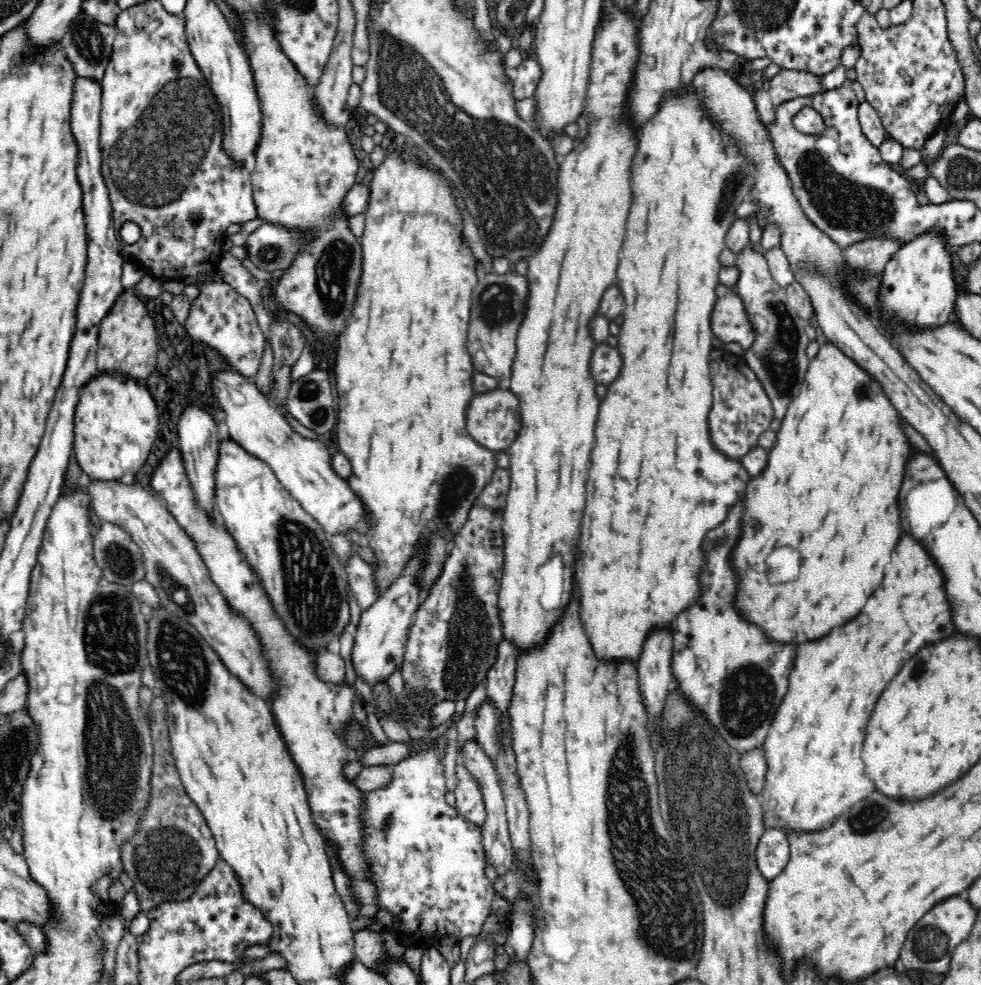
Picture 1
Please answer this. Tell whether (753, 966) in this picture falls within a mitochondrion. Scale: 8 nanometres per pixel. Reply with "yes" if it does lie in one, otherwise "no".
no

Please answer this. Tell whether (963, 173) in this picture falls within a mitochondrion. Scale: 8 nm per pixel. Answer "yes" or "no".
yes

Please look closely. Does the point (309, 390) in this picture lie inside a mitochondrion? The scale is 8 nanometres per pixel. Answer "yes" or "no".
yes

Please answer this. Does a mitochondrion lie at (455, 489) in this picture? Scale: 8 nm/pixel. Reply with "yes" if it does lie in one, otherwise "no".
yes

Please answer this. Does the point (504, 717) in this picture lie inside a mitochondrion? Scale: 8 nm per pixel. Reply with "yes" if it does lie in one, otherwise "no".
no

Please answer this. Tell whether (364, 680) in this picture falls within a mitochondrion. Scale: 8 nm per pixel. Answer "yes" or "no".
no

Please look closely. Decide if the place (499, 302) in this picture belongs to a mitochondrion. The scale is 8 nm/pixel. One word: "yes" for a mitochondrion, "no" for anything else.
yes

